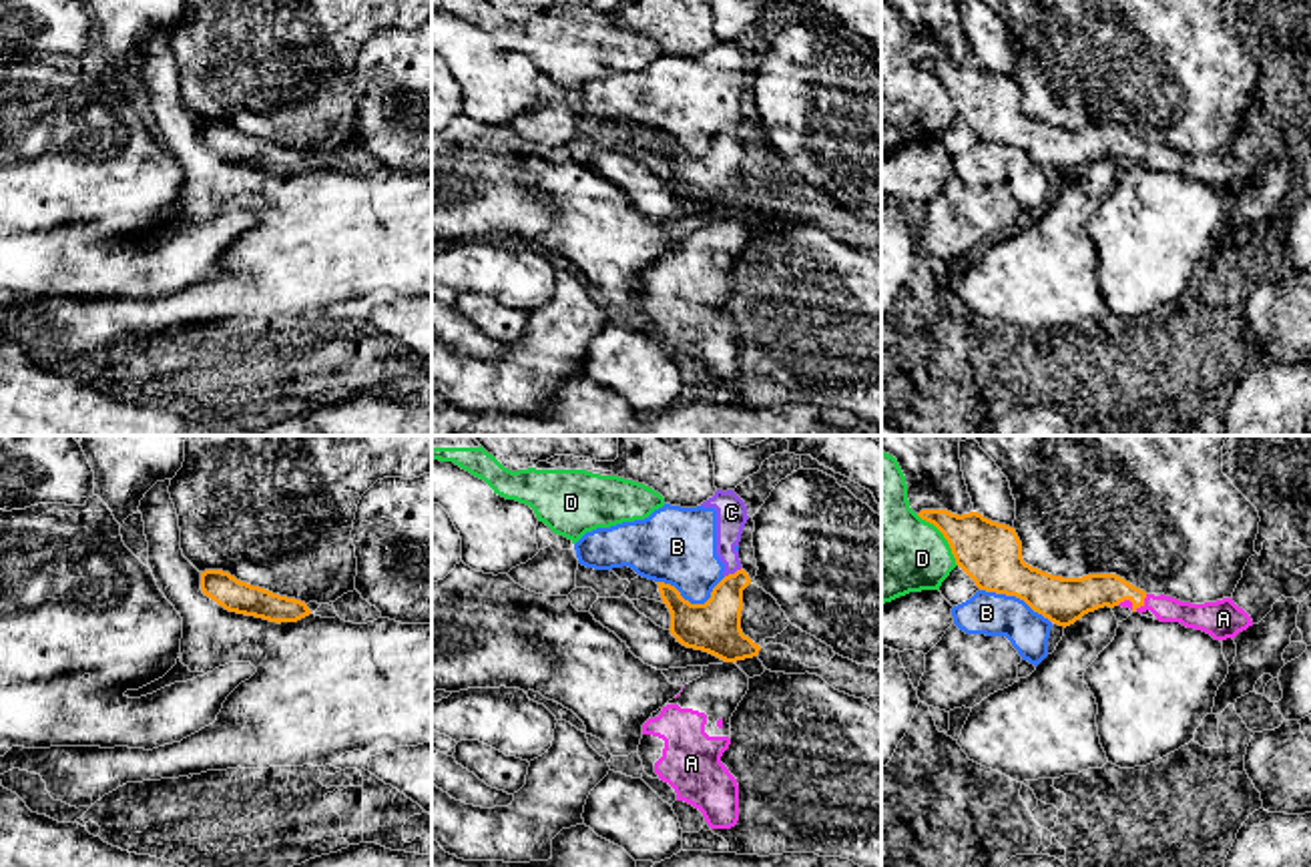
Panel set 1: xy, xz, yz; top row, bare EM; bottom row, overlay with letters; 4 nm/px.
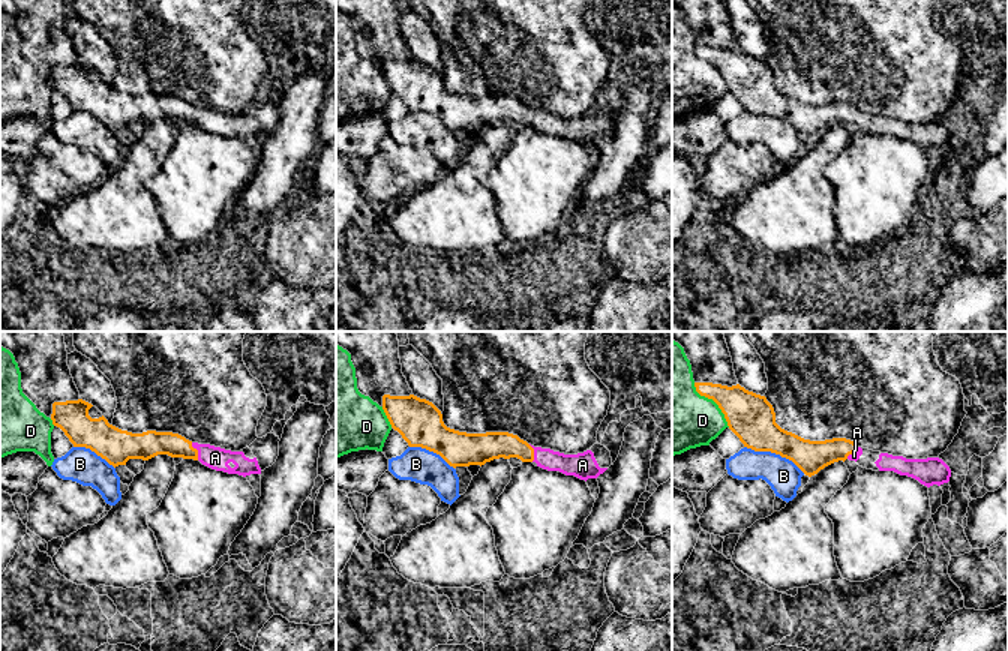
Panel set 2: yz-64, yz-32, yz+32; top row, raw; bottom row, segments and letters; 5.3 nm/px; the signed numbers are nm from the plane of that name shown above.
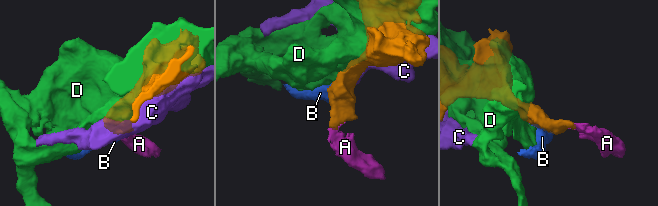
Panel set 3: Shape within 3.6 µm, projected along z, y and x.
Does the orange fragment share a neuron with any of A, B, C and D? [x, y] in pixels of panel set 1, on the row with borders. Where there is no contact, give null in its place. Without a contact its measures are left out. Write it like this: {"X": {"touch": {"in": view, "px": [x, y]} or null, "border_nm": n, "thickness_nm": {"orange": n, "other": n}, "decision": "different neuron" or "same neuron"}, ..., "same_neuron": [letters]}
{"A": {"touch": {"in": "yz", "px": [1133, 607]}, "border_nm": 130, "thickness_nm": {"orange": 160, "other": 100}, "decision": "same neuron"}, "B": {"touch": {"in": "xz", "px": [693, 605]}, "border_nm": 280, "thickness_nm": {"orange": 200, "other": 300}, "decision": "different neuron"}, "C": {"touch": {"in": "xz", "px": [735, 572]}, "border_nm": 80, "thickness_nm": {"orange": 200, "other": 130}, "decision": "different neuron"}, "D": {"touch": {"in": "yz", "px": [944, 536]}, "border_nm": 260, "thickness_nm": {"orange": 240, "other": 380}, "decision": "different neuron"}, "same_neuron": ["A"]}

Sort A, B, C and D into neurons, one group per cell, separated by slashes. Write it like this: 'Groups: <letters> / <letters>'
Groups: A / B C / D

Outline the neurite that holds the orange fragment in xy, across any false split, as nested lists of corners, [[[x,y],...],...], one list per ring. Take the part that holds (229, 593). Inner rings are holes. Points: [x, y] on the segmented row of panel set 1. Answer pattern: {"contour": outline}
{"contour": [[[223,570],[201,572],[201,590],[229,612],[263,618],[277,624],[297,622],[311,614],[305,602],[251,586]]]}

